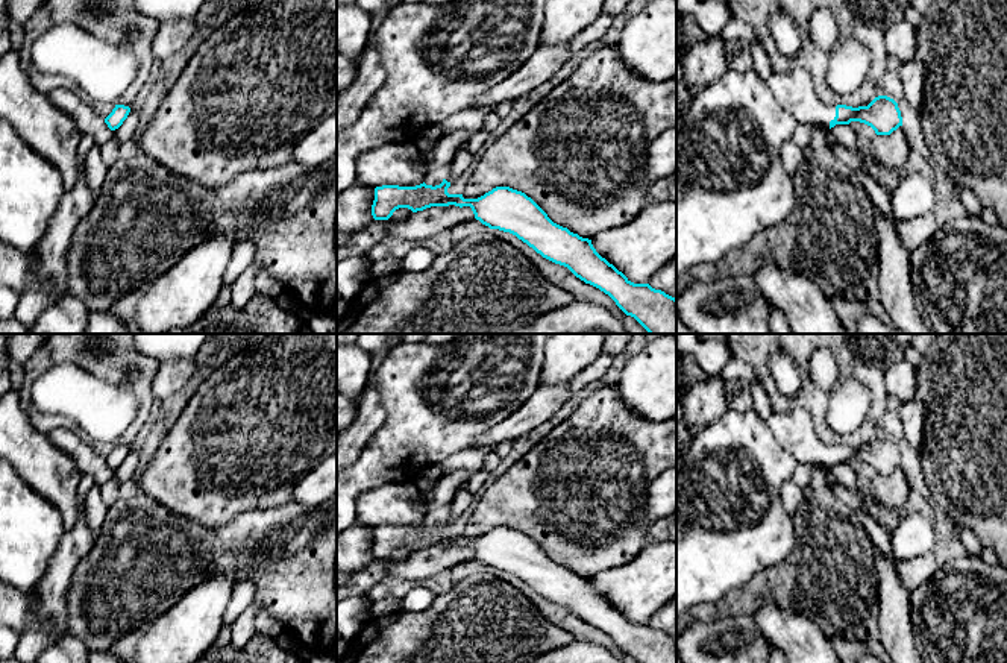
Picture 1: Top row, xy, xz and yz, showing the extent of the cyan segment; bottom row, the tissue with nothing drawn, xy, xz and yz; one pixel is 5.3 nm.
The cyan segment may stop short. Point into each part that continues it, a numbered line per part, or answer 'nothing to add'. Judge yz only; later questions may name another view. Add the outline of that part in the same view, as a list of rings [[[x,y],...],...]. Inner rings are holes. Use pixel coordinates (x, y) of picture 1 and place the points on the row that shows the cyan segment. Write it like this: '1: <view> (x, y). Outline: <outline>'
1: yz (793, 90). Outline: [[[799,67],[786,73],[772,73],[767,85],[781,105],[798,124],[823,126],[836,117],[836,106],[823,103],[814,90],[813,79]]]

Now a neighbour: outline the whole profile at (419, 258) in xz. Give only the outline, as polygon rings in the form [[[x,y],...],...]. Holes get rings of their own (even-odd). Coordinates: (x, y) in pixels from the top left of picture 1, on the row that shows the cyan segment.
[[[417,246],[400,258],[400,269],[405,272],[423,272],[434,259],[435,255],[429,249]]]

